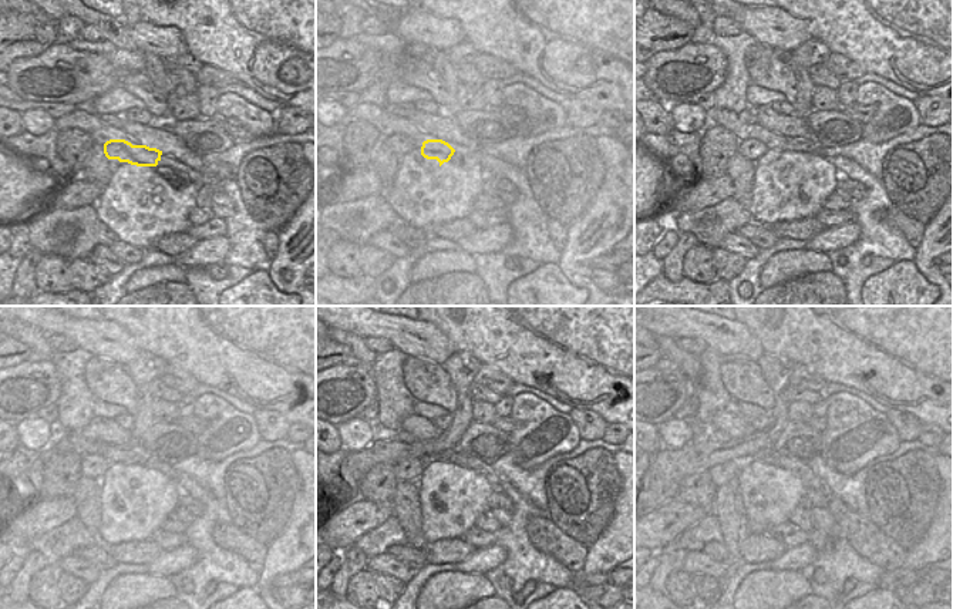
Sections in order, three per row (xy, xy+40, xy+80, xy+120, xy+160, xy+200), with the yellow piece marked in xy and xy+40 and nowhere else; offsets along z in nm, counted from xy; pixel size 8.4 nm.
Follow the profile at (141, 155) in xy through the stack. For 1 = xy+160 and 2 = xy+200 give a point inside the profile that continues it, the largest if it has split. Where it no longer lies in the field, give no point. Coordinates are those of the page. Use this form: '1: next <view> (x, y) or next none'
1: next xy+160 (411, 468)
2: next xy+200 (721, 474)

